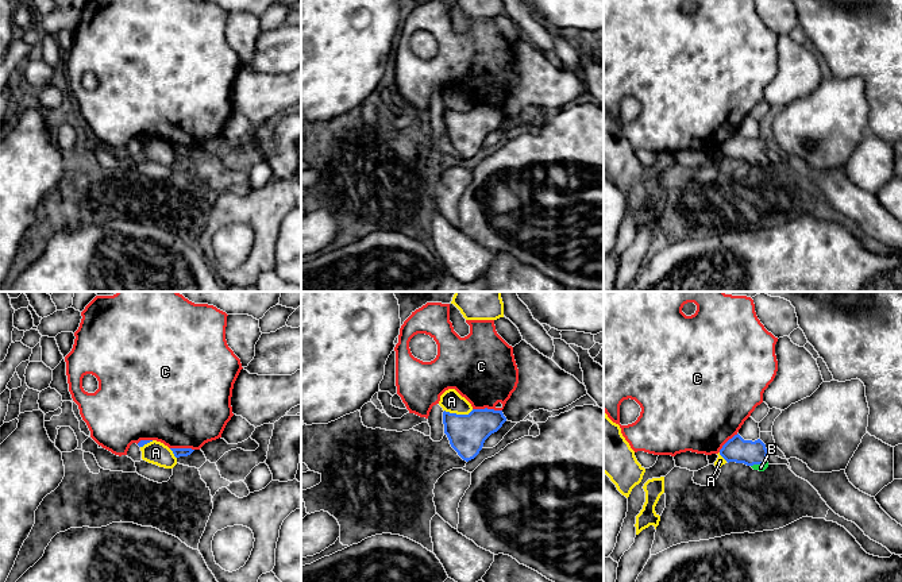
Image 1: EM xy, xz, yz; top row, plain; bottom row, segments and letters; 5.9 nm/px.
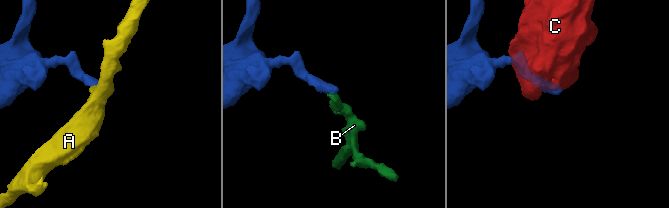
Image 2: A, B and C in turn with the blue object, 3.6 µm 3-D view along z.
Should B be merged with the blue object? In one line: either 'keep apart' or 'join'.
join

